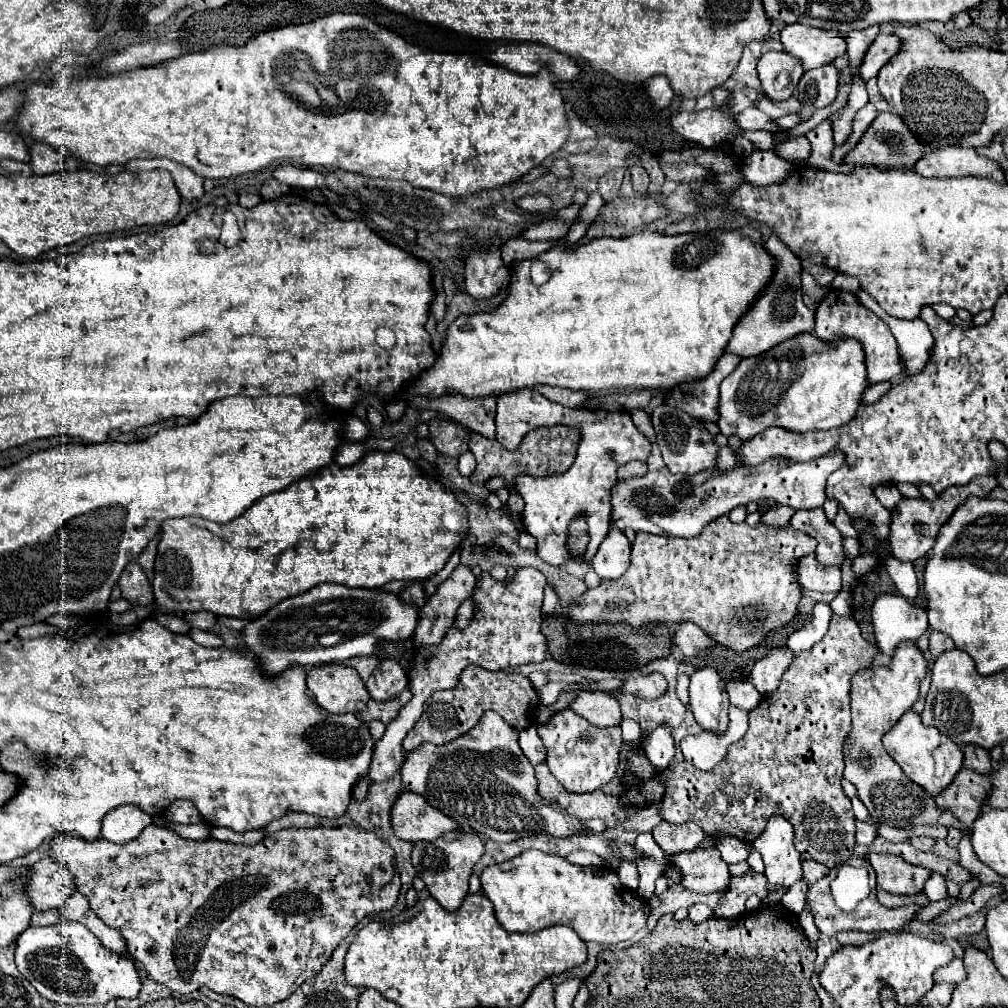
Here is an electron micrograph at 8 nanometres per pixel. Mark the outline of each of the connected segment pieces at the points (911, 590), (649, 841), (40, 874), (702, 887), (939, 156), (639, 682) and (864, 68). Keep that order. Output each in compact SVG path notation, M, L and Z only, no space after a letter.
M888 555L882 561L884 569L888 571L890 579L896 583L898 591L906 597L906 599L914 599L918 593L918 583L916 583L916 573L912 569L912 563L904 563L900 559L896 559L894 555Z
M640 833L636 837L636 847L646 855L644 859L638 859L638 871L640 871L640 887L638 887L638 895L642 899L648 899L654 893L654 881L660 877L664 863L666 863L666 855L664 851L654 843L650 833Z
M44 857L34 865L34 873L24 885L24 891L34 911L48 911L60 907L72 895L74 879L52 857Z
M716 847L670 855L670 861L680 867L684 875L680 885L690 891L724 893L728 889L732 875Z
M944 147L926 153L912 169L922 177L986 177L1006 183L1004 171L994 161L980 157L972 147Z
M652 673L652 675L640 675L636 679L624 679L622 687L618 687L618 693L630 693L636 695L640 699L656 699L660 695L666 693L666 679L660 673Z
M888 29L880 31L878 37L874 39L874 43L870 45L870 49L868 49L862 65L858 67L860 77L864 77L866 81L868 81L870 77L876 77L878 71L880 71L898 51L900 51L900 39L898 39L892 31L888 31Z

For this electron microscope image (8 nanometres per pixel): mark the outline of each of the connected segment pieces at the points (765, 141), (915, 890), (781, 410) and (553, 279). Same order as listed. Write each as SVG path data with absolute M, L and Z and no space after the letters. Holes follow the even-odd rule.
M742 131L742 135L746 139L750 139L756 145L756 149L772 149L772 143L774 143L774 135L772 133L768 137L766 131Z
M868 855L870 865L876 871L878 885L892 895L918 895L924 889L926 879L932 875L930 869L910 865L896 855Z
M802 333L802 335L796 335L794 339L788 339L788 341L780 343L778 347L774 347L774 349L762 353L762 355L746 357L746 359L740 361L740 365L734 369L734 373L728 375L728 377L722 381L722 385L720 385L720 409L718 409L718 411L720 411L720 419L718 419L718 425L720 425L720 431L722 431L726 437L736 435L736 437L742 439L742 441L752 439L754 435L766 431L768 427L782 427L782 429L794 431L794 433L810 433L810 431L824 431L824 429L828 431L828 429L832 429L832 427L838 427L838 425L848 423L848 421L854 417L856 409L860 407L860 397L862 397L862 393L866 391L866 387L868 387L868 379L866 379L864 351L862 351L862 347L860 347L860 343L858 343L856 339L842 339L840 343L824 343L824 341L820 341L816 335Z
M744 225L740 229L730 229L730 231L702 231L702 233L684 233L684 235L662 235L654 231L640 231L628 237L600 237L590 241L588 245L578 245L578 247L552 247L550 251L538 255L536 259L522 261L514 273L512 281L508 287L508 297L506 301L492 313L478 313L470 317L458 317L450 327L448 327L448 337L442 345L442 353L434 367L424 371L416 381L414 389L408 391L408 395L428 395L428 397L440 397L448 391L458 391L466 397L486 397L490 393L504 395L508 391L518 391L524 387L532 387L536 383L546 383L546 385L558 385L574 391L600 391L600 389L610 389L610 387L622 387L622 389L670 389L680 383L688 381L700 381L704 379L716 361L726 353L726 345L732 337L732 329L740 321L740 317L752 307L752 303L764 293L768 287L768 281L772 281L774 275L774 257L764 249L762 235L758 227ZM534 261L542 261L550 267L550 279L542 285L534 285L530 279L530 267Z

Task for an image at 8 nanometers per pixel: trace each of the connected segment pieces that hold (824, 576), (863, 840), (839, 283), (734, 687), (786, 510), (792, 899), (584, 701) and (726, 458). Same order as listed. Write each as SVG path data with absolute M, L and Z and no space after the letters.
M814 553L798 561L796 573L798 583L808 591L822 591L822 593L840 591L840 567L822 565Z
M856 821L856 841L860 845L870 845L874 839L876 839L876 829L868 823L862 823L862 821Z
M836 275L836 279L832 281L832 287L836 289L844 289L844 291L850 291L850 293L856 293L860 289L860 283L856 277L850 277L850 275Z
M748 681L726 683L726 693L728 693L730 703L738 709L744 709L744 711L752 711L762 699L762 695Z
M776 505L776 507L768 509L768 511L762 515L762 523L772 525L772 527L786 527L792 515L794 515L794 509L792 509L792 507Z
M802 879L796 885L792 885L788 889L788 893L784 893L782 897L782 905L788 907L794 913L802 913L804 911L804 899L806 899L806 891L808 891L808 883Z
M600 691L580 693L580 699L576 699L570 709L584 715L596 727L614 727L620 725L622 719L620 703L612 695Z
M728 445L720 449L720 455L718 455L718 467L720 467L722 471L726 471L726 469L736 469L736 459L734 459L734 455L732 455L732 451L730 451Z

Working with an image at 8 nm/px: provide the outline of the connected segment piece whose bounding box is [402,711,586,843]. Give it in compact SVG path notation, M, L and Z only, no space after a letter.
M486 711L480 723L472 731L468 731L468 735L462 735L452 743L446 743L442 747L422 743L414 751L410 751L402 767L402 785L412 793L422 795L432 807L440 809L444 815L452 817L462 827L472 827L476 833L492 841L512 843L514 839L520 839L524 835L540 835L540 833L552 837L574 837L586 833L580 819L568 815L566 809L562 809L558 803L546 801L538 795L534 765L520 751L518 731L512 725L504 723L504 719L496 715L496 711Z

